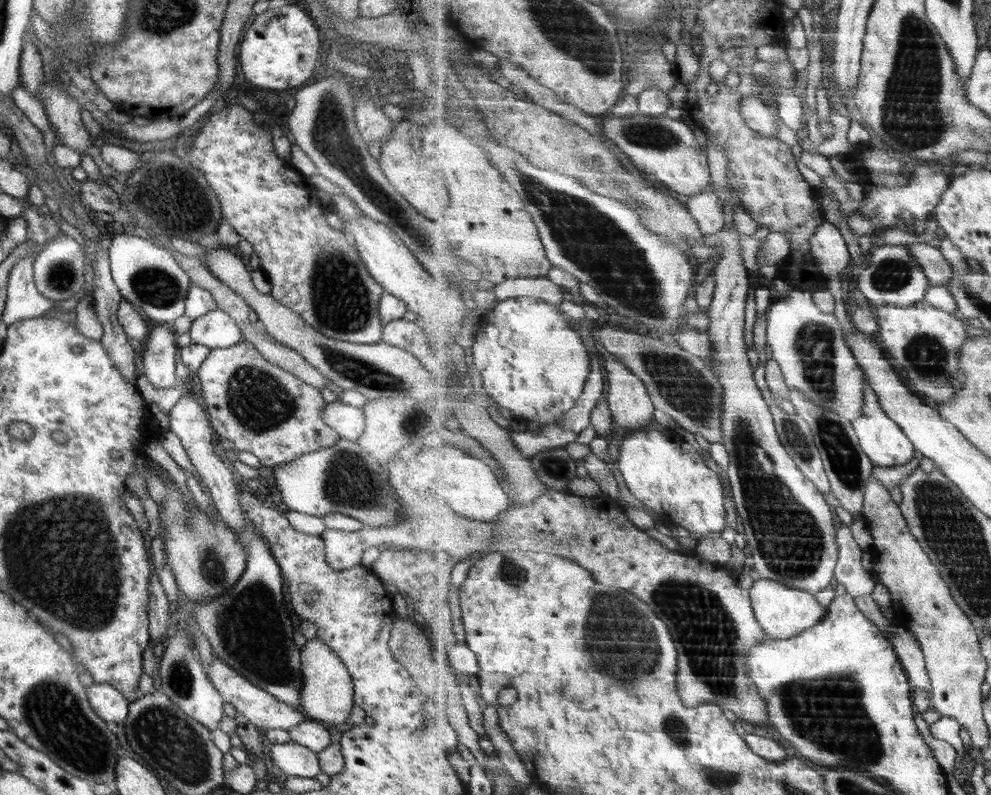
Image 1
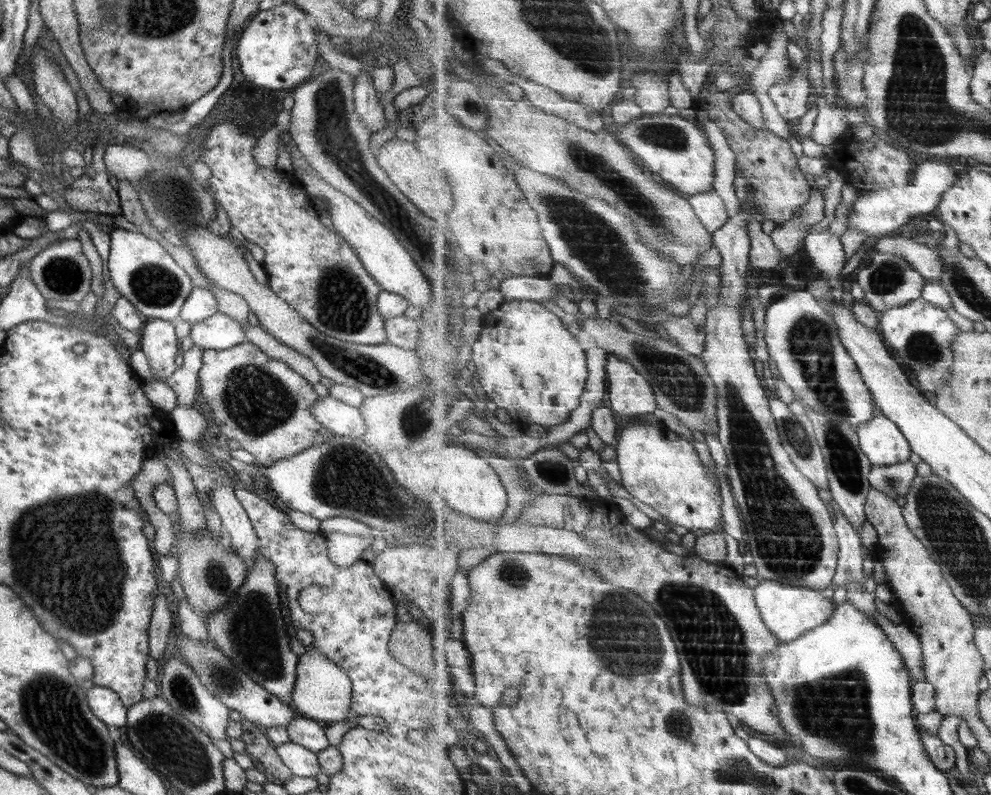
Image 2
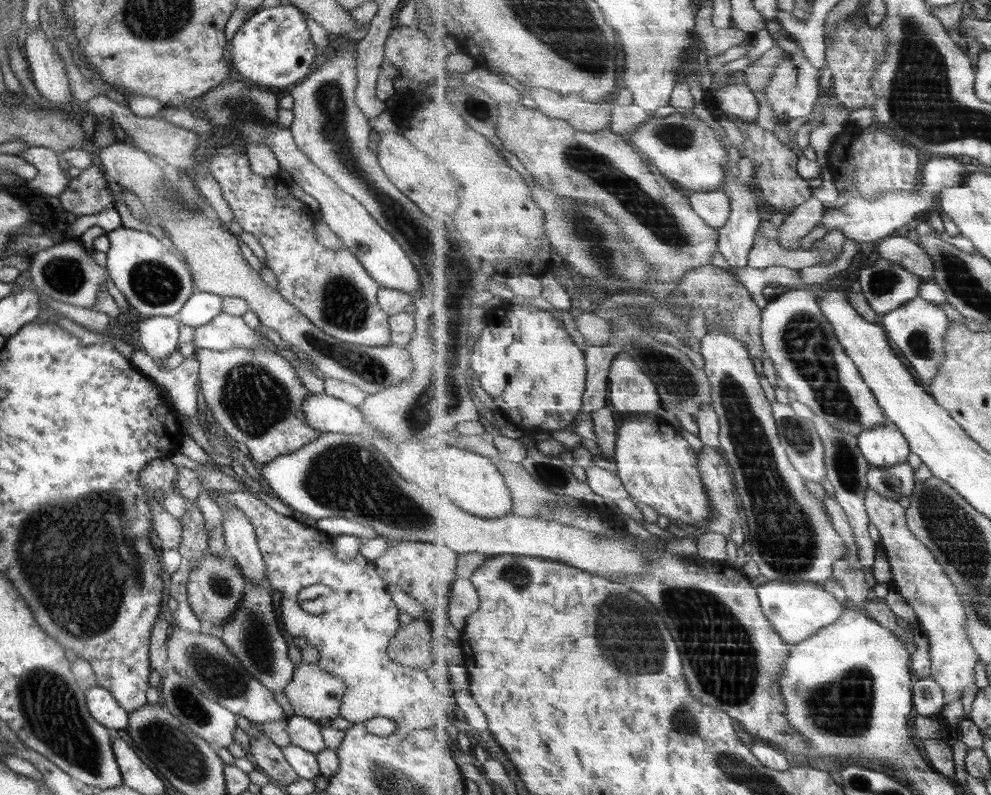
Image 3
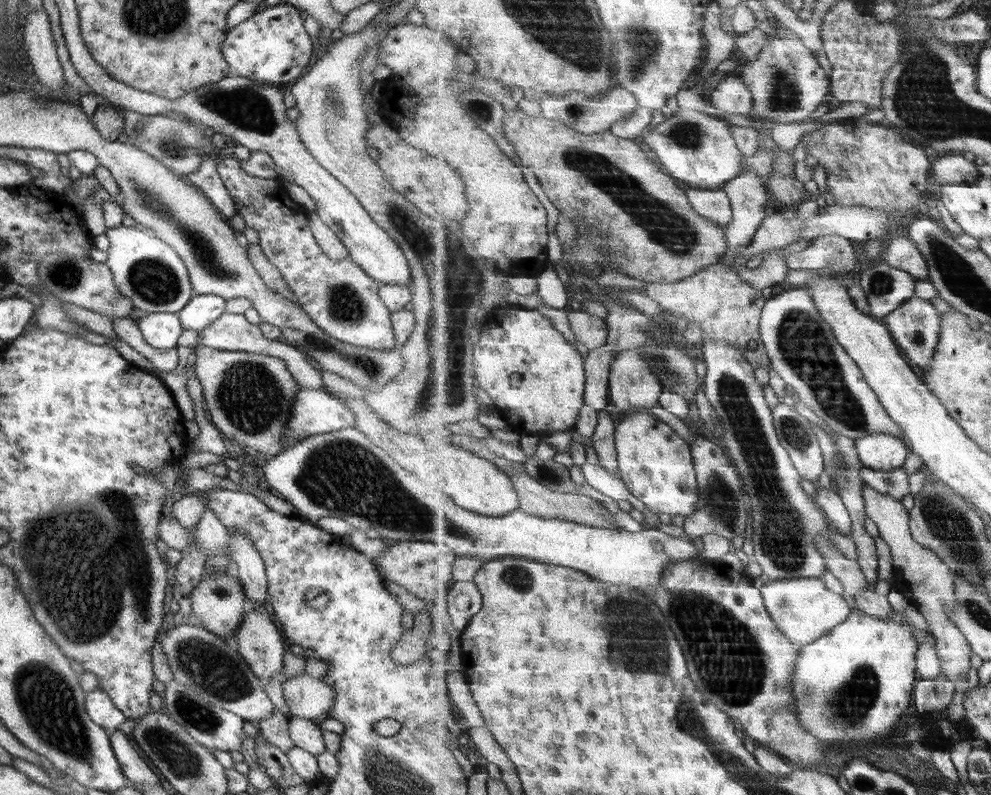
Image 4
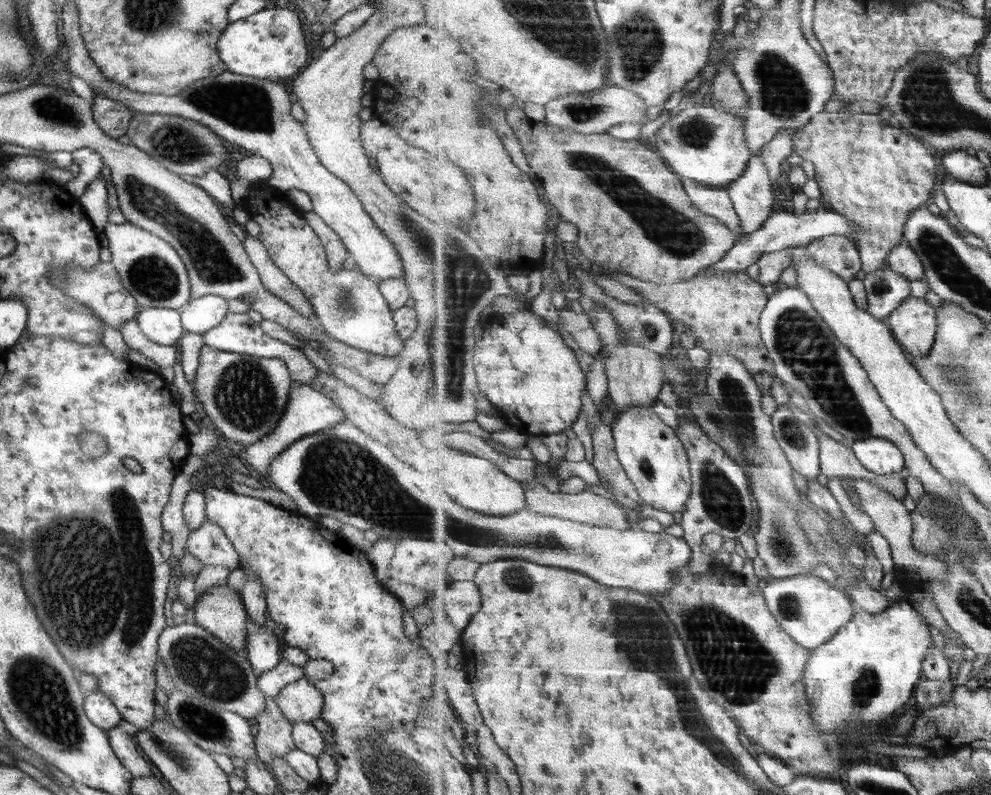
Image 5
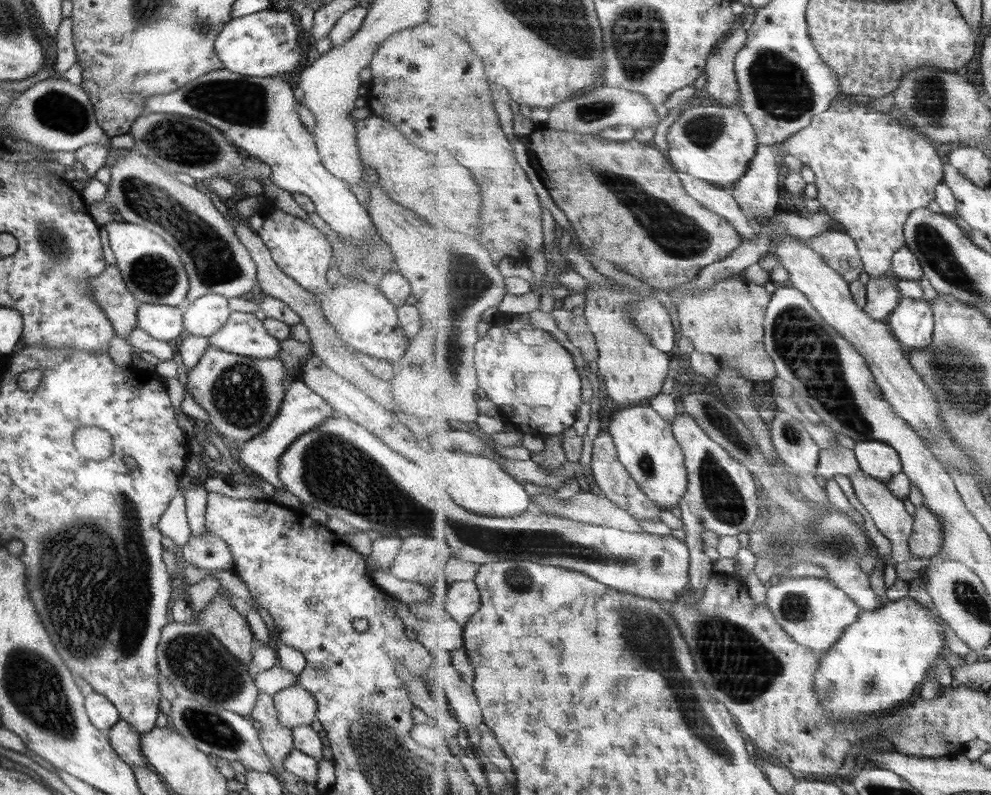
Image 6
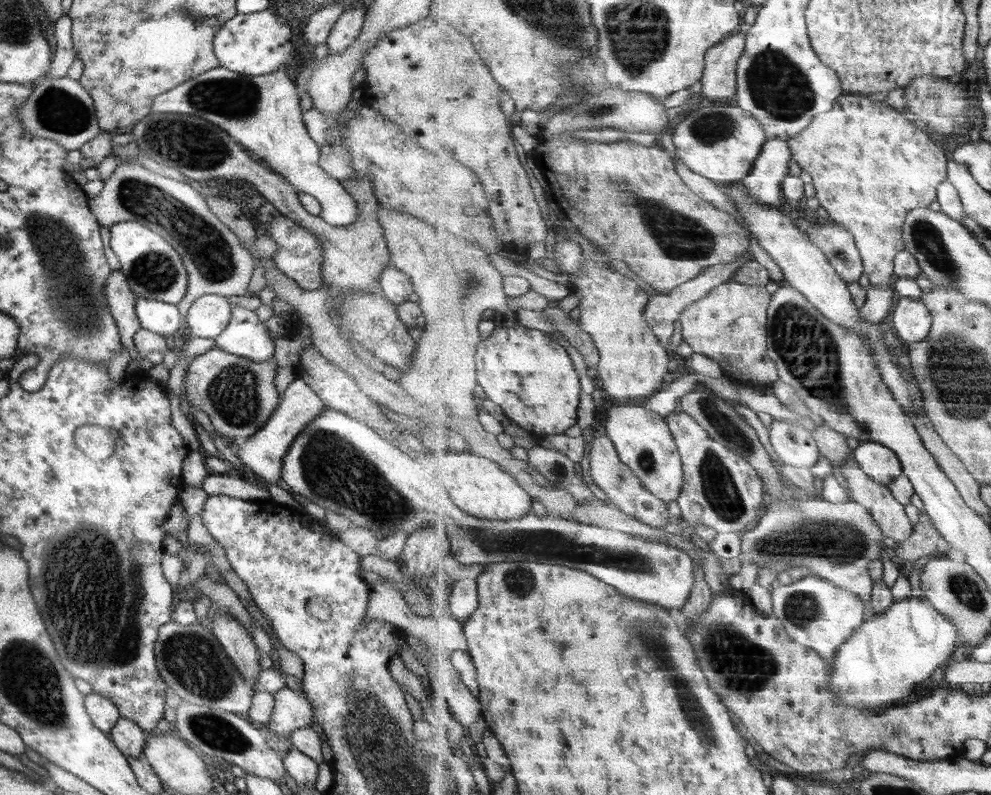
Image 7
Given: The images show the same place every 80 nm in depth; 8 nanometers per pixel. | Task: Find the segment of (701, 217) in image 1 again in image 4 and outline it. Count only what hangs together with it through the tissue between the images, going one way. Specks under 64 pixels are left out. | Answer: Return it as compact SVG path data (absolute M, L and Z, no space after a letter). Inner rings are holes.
M687 186L686 192L693 209L701 216L713 220L722 228L731 224L731 220L733 220L731 200L722 189L717 191L701 190Z

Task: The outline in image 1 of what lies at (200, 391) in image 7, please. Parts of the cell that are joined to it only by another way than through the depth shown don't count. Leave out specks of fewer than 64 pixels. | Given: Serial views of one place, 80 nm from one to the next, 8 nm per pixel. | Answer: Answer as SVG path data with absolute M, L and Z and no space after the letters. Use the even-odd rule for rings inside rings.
M240 340L229 348L210 350L196 376L213 432L219 439L233 442L232 449L235 452L251 452L259 459L263 468L289 464L306 452L330 447L338 439L338 434L321 420L320 412L326 402L321 398L320 392L294 374L265 360L257 349L245 340Z

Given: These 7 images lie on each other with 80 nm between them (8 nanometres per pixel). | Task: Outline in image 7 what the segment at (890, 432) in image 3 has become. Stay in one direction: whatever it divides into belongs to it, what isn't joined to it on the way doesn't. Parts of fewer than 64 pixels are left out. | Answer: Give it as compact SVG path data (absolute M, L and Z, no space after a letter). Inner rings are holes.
M860 442L853 452L860 467L881 484L891 484L898 476L904 474L900 458L892 448L887 448L884 444Z

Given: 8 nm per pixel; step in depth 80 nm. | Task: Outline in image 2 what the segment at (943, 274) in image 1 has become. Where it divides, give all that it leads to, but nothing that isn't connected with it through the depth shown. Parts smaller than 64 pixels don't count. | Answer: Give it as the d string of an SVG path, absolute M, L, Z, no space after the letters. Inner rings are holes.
M882 237L875 243L875 249L877 252L905 257L905 260L928 282L939 282L942 277L944 264L937 248L929 248L909 238Z

